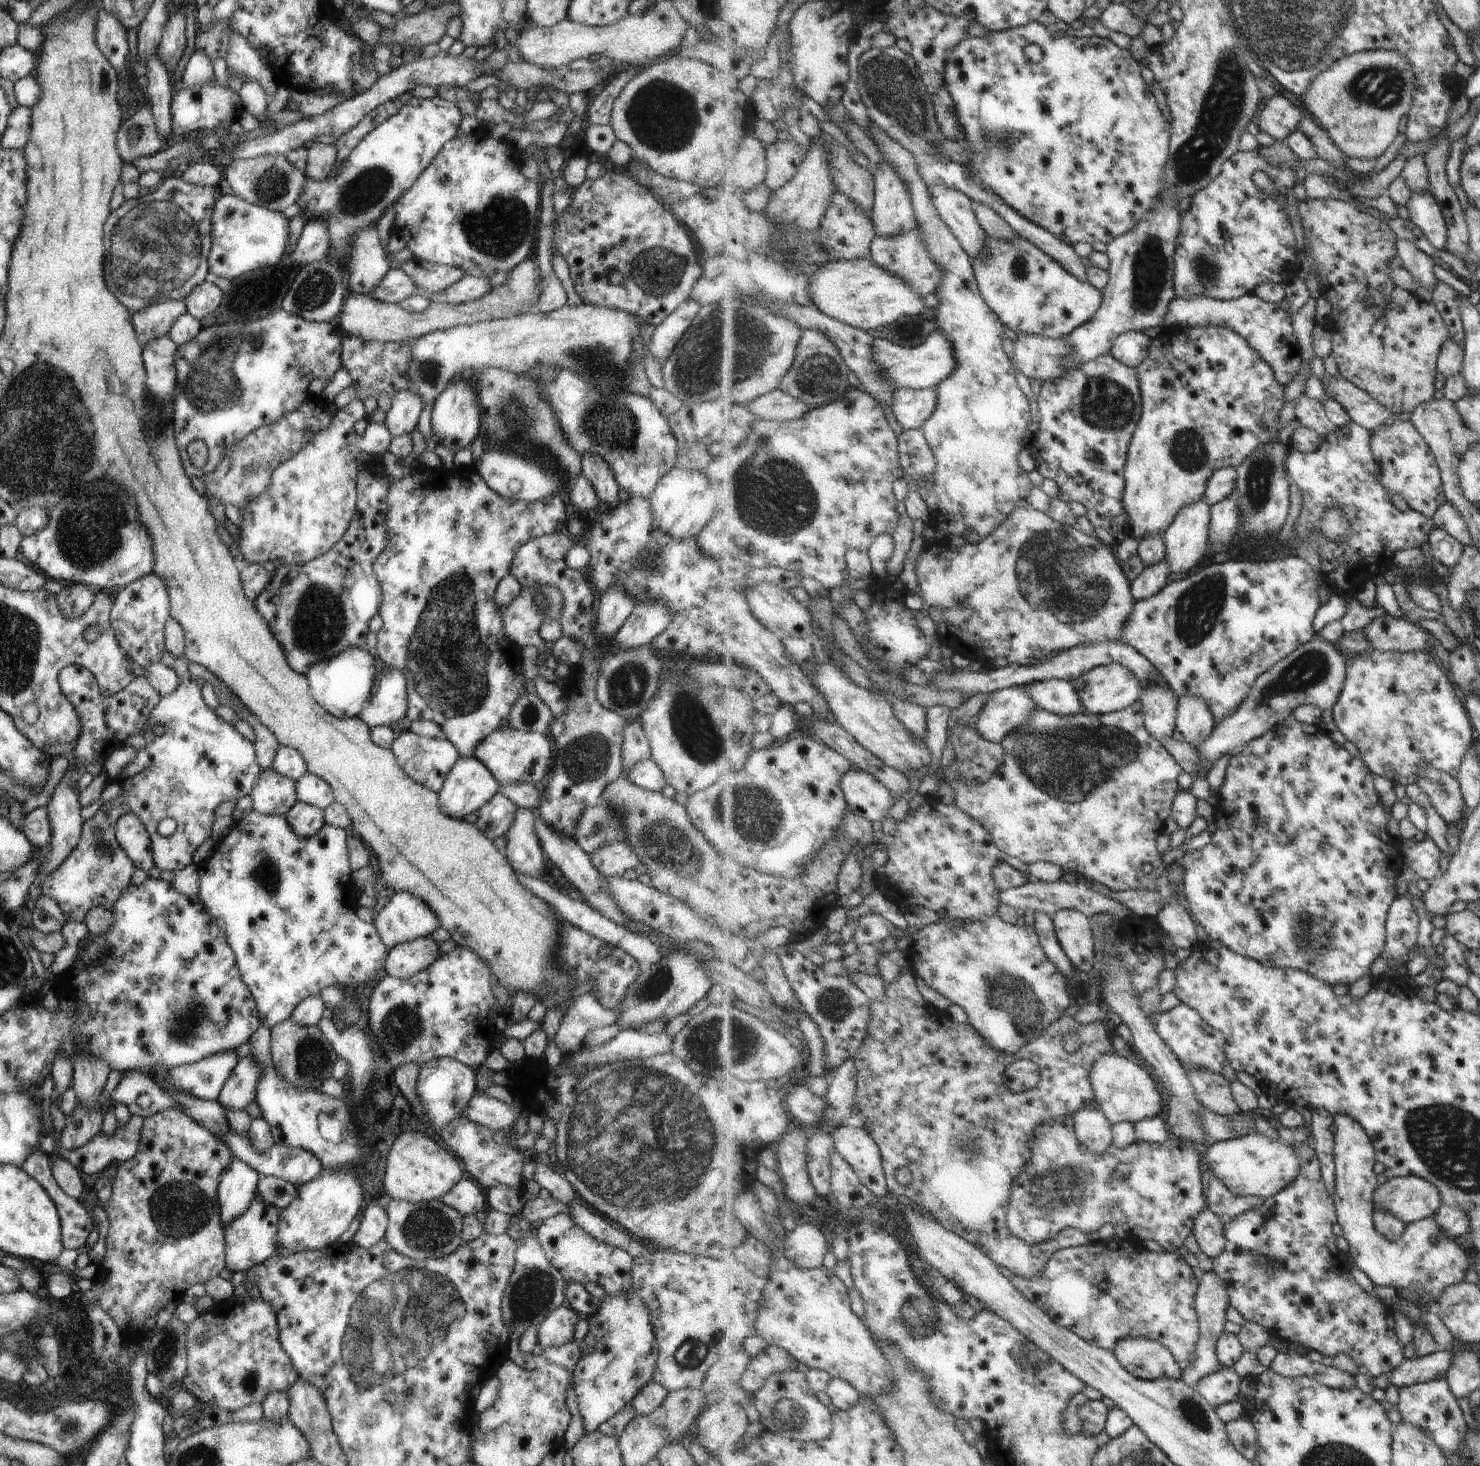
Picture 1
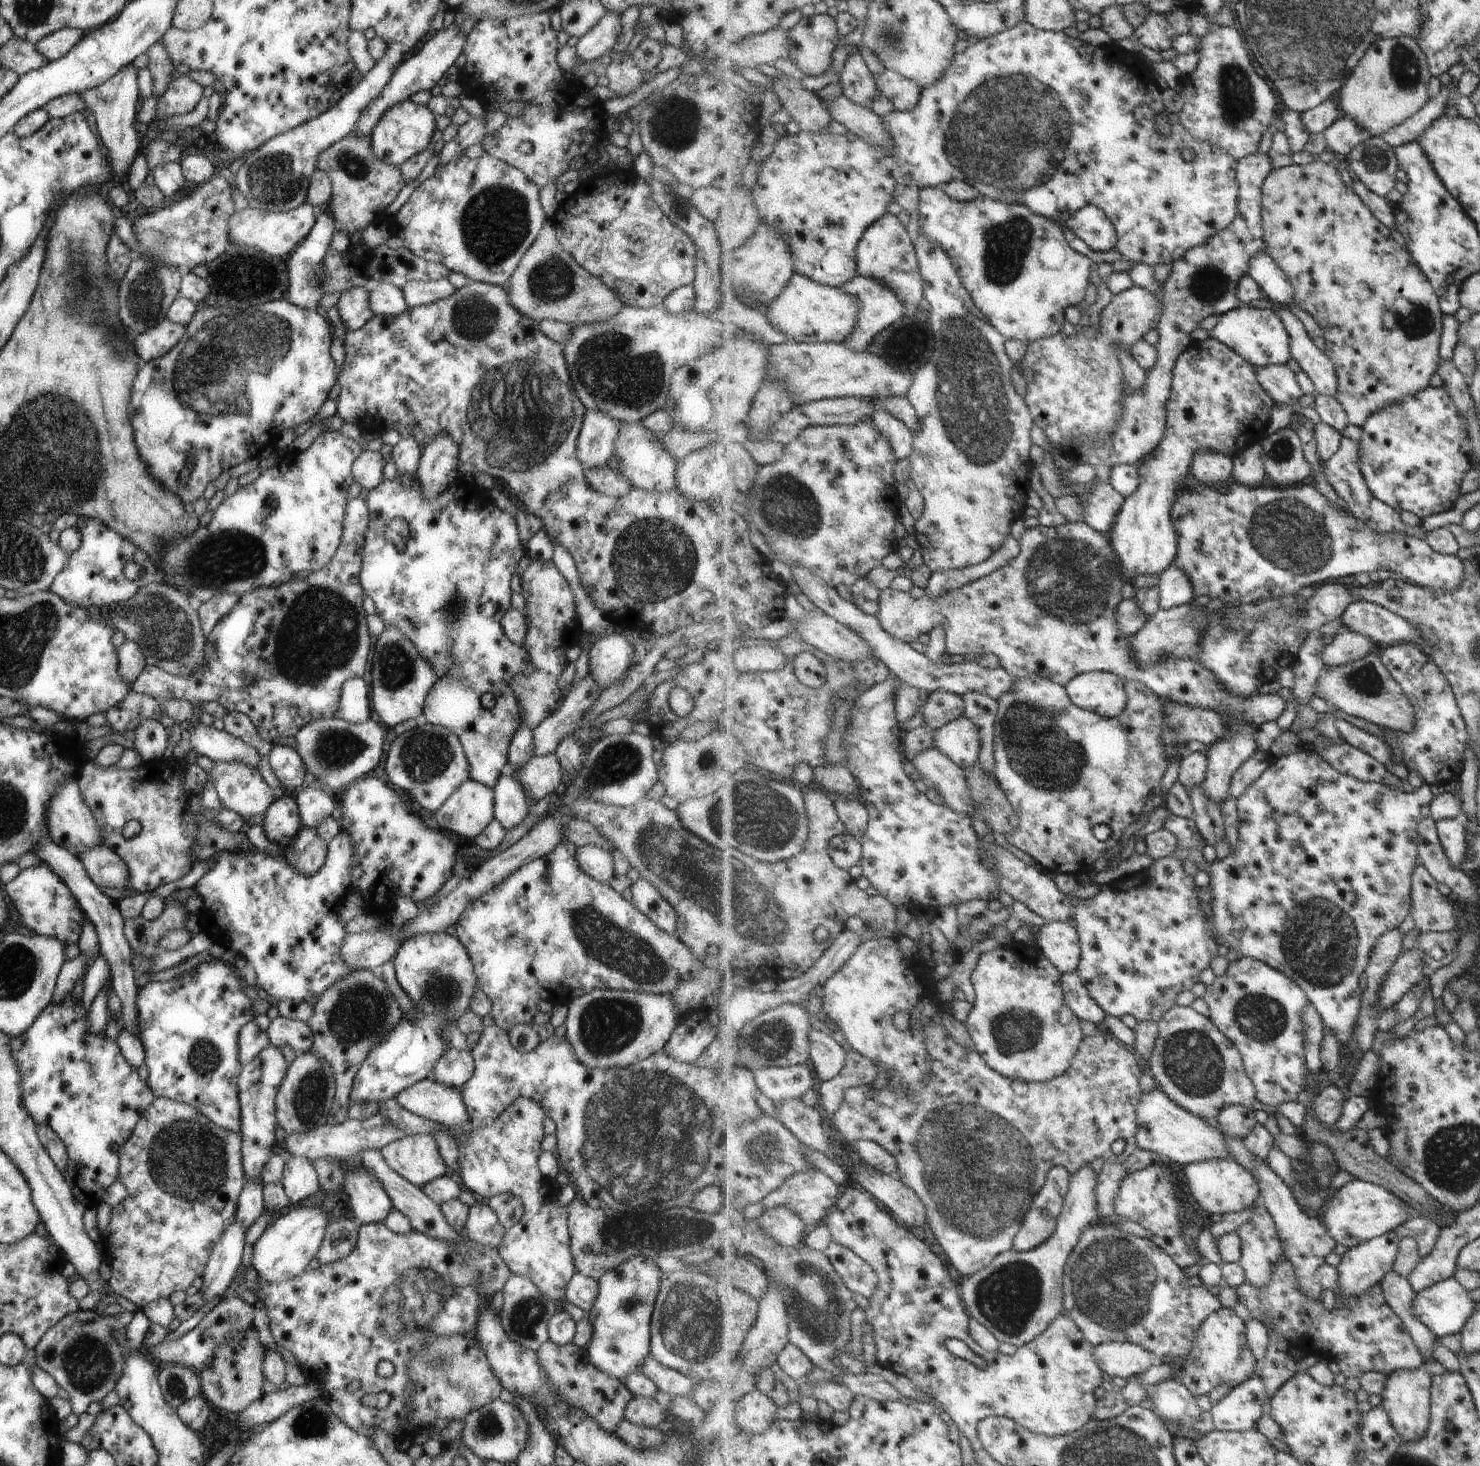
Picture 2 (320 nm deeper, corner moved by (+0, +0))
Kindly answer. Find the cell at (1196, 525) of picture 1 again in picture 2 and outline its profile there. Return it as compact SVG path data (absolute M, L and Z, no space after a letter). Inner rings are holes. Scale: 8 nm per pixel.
M1174 564L1160 574L1160 608L1171 610L1196 600L1189 577Z

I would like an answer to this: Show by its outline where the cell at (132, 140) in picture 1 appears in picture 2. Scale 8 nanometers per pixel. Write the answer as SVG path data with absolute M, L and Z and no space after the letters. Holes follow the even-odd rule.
M161 41L154 42L145 52L148 57L146 67L152 76L152 97L155 98L169 88L171 72L174 70L173 63L161 44Z

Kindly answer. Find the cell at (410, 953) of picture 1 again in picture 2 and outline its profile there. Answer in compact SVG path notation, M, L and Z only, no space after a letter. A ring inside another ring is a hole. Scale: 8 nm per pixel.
M421 933L405 939L393 956L394 974L401 990L423 1014L435 1014L445 1021L455 1022L469 1009L469 998L476 986L473 963L463 945L453 936L443 933Z

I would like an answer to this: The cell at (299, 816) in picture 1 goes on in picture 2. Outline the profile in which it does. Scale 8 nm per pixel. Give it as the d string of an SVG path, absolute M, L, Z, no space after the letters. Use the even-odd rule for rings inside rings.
M303 827L294 834L289 844L282 849L284 859L305 876L315 874L326 857L326 842L316 833L316 827Z

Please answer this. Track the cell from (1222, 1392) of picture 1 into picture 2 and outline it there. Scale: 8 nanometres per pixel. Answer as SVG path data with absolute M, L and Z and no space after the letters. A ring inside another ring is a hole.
M1261 1376L1235 1387L1210 1409L1215 1430L1258 1430L1261 1417L1270 1410L1270 1396Z

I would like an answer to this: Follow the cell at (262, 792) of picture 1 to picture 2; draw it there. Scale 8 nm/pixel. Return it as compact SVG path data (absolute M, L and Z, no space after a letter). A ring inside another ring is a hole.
M293 792L277 794L275 800L265 809L262 832L273 844L285 848L300 829L298 808Z

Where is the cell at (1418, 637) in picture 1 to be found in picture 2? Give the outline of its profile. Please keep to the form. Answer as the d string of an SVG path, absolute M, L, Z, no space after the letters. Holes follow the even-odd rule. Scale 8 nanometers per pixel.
M1345 629L1333 637L1332 643L1323 649L1324 666L1340 667L1348 662L1358 661L1375 652L1377 646L1373 639Z

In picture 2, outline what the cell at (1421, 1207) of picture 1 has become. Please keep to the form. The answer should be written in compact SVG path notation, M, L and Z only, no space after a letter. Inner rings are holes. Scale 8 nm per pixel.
M1361 1179L1345 1181L1334 1187L1332 1196L1327 1201L1327 1206L1320 1216L1323 1218L1323 1226L1328 1233L1348 1249L1358 1244L1369 1242L1374 1238L1394 1231L1400 1224L1409 1219L1405 1202L1389 1189L1381 1185L1370 1183Z

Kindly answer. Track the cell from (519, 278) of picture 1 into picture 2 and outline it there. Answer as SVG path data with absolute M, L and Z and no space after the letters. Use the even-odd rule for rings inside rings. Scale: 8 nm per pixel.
M545 220L533 244L523 253L508 278L505 288L510 306L521 316L535 322L559 321L570 325L584 325L609 320L622 306L613 290L583 270L575 259L565 252L554 231L553 223Z

